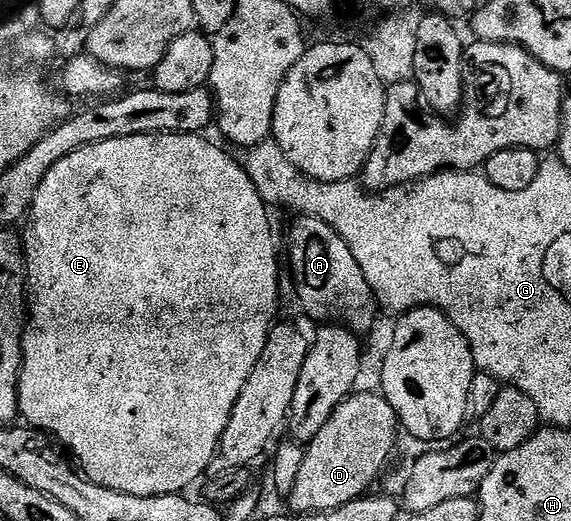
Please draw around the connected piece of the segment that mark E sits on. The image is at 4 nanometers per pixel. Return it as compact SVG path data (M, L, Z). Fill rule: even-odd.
M151 132L151 133L150 133L150 134L142 134L142 135L141 135L141 136L131 136L131 137L130 137L130 138L110 138L110 142L98 142L98 143L97 143L97 144L91 144L91 145L90 145L90 146L86 146L86 147L85 147L85 148L83 148L83 149L82 149L82 150L74 150L74 154L66 154L66 158L62 158L62 162L58 162L58 163L57 163L57 164L55 164L55 165L54 165L54 166L50 166L50 174L46 174L46 178L42 178L42 186L38 186L38 190L37 190L37 191L36 191L36 193L35 193L35 194L34 194L34 202L33 202L33 203L32 203L32 208L31 208L31 209L30 209L30 211L29 211L29 212L28 212L28 215L27 215L27 217L26 217L26 225L27 225L27 224L28 224L28 229L26 229L26 230L25 230L25 232L22 232L22 243L23 243L23 246L24 246L24 263L25 263L25 265L26 265L26 292L27 292L27 295L28 295L28 296L29 296L29 297L30 297L30 307L29 307L29 308L28 308L28 309L27 309L27 312L26 312L26 323L25 323L25 326L24 326L24 334L23 334L23 337L22 337L22 363L21 363L21 366L20 366L20 407L19 407L19 409L18 409L18 412L19 412L19 415L20 415L20 416L21 416L21 417L23 417L23 416L25 416L25 418L26 418L26 419L28 419L28 420L25 420L25 421L27 421L27 423L28 423L28 424L29 424L29 425L31 425L31 427L33 427L33 428L35 428L35 429L37 429L37 430L39 430L39 431L41 431L41 432L43 432L43 433L45 433L45 434L47 434L47 435L48 435L48 436L49 436L49 437L52 437L52 436L57 436L57 438L58 438L58 439L60 439L60 440L61 440L61 442L60 442L60 441L59 441L59 443L60 443L60 444L61 444L61 445L63 445L63 447L64 447L64 448L65 448L65 449L67 449L67 451L68 451L68 452L69 452L69 453L71 453L71 455L72 455L72 456L73 456L73 457L74 457L74 460L75 460L75 456L74 456L74 455L76 455L76 460L77 460L77 461L76 461L76 460L75 460L75 463L76 463L76 464L77 464L77 465L79 465L79 467L80 467L80 468L81 468L81 469L82 469L82 472L83 472L83 475L85 475L85 476L87 476L87 477L88 477L88 479L90 479L90 480L93 480L93 481L94 481L94 482L98 482L98 483L99 483L99 484L101 484L101 485L102 485L102 486L106 486L106 487L107 487L107 488L109 488L109 489L110 489L110 490L118 490L118 491L119 491L119 492L121 492L121 493L122 493L122 494L134 494L134 495L135 495L135 496L174 496L174 495L177 495L177 494L180 494L180 493L183 493L183 492L184 492L184 491L185 491L185 490L188 490L188 489L184 489L184 488L188 488L188 487L190 487L190 486L191 486L191 484L192 484L192 483L194 483L194 482L195 482L195 480L196 480L196 479L198 479L198 478L199 478L199 476L200 476L200 475L202 475L202 474L203 474L203 472L204 472L204 471L205 471L205 472L206 472L206 473L207 473L207 472L208 472L208 471L209 471L209 469L211 469L211 466L212 466L212 459L214 459L214 457L215 457L215 456L216 456L216 454L217 454L217 452L219 452L219 451L220 451L220 439L221 439L221 438L222 438L222 434L223 434L223 433L224 433L224 431L225 431L225 430L226 430L226 426L227 426L227 425L228 425L228 423L229 423L229 422L230 422L230 414L231 414L231 413L232 413L232 411L233 411L233 410L234 410L234 402L238 402L238 394L242 394L242 386L246 386L246 378L250 378L250 374L251 374L251 372L253 372L253 370L254 370L254 366L258 366L258 358L262 358L262 350L266 350L266 342L267 342L267 341L268 341L268 335L270 335L270 334L271 334L271 332L272 332L272 326L273 326L273 323L274 323L274 321L275 321L275 320L276 320L276 319L277 319L277 316L276 316L276 311L278 311L278 310L279 310L279 308L280 308L280 260L281 260L281 264L282 264L282 256L281 256L281 253L280 253L280 256L279 256L279 254L278 254L278 253L276 253L276 240L275 240L275 238L274 238L274 237L272 237L272 220L271 220L271 218L270 218L270 217L268 217L268 212L270 212L270 208L269 208L269 205L267 205L267 204L265 204L265 203L264 203L264 200L263 200L263 198L261 198L261 197L260 197L260 195L259 195L259 194L258 194L258 190L257 190L257 189L256 189L256 187L255 187L255 186L254 186L254 182L253 182L253 181L252 181L252 179L251 179L251 178L250 178L250 174L246 174L246 170L245 170L245 169L244 169L244 166L243 166L243 163L241 163L241 161L240 161L240 160L239 160L239 159L237 159L237 157L236 157L236 160L235 160L235 158L234 158L234 157L232 157L232 156L231 156L231 154L230 154L230 153L228 153L228 152L223 152L223 150L222 150L222 149L220 149L220 148L219 148L219 146L218 146L218 145L216 145L216 144L211 144L211 142L210 142L210 141L208 141L208 140L207 140L207 138L206 138L206 137L207 137L207 135L204 135L204 134L193 134L193 133L191 133L191 132L157 132L157 133L154 133L154 132Z

